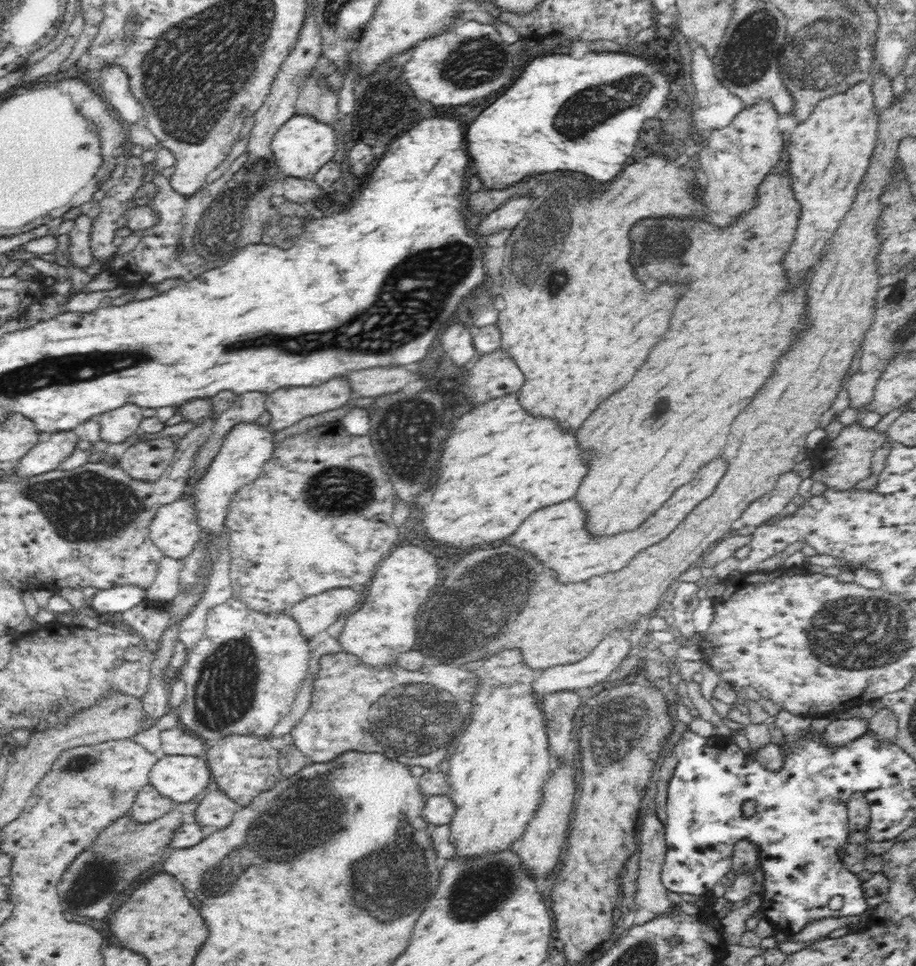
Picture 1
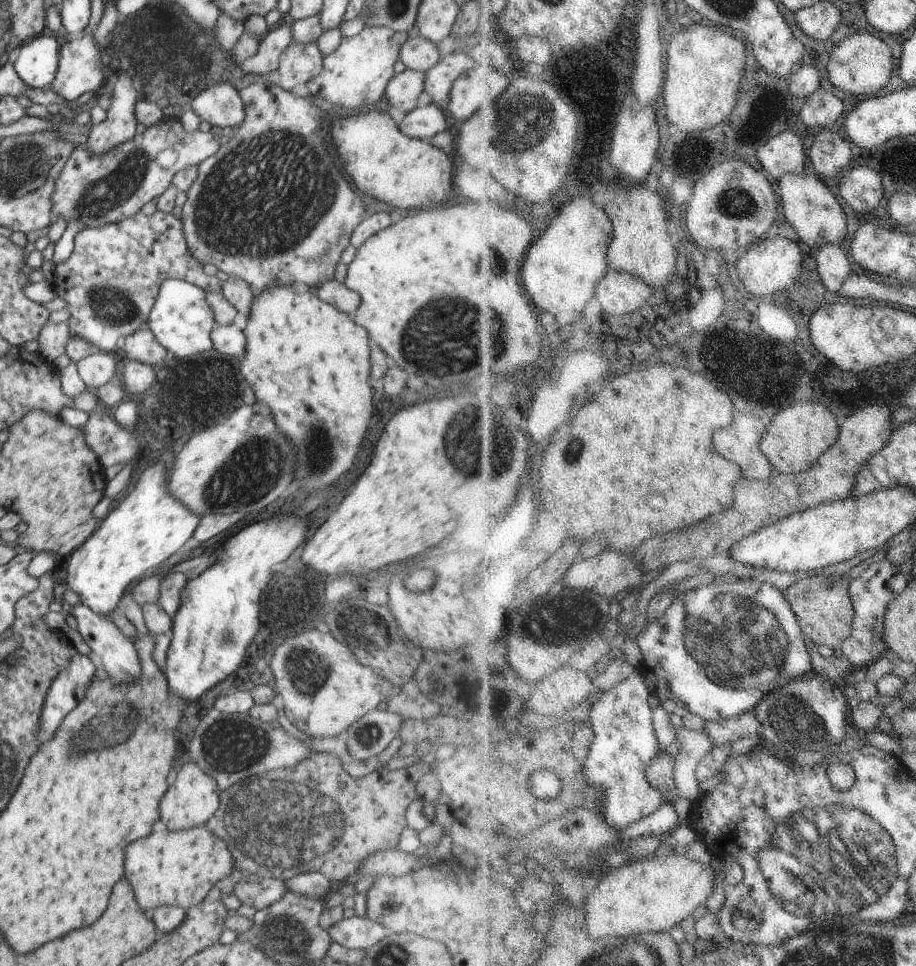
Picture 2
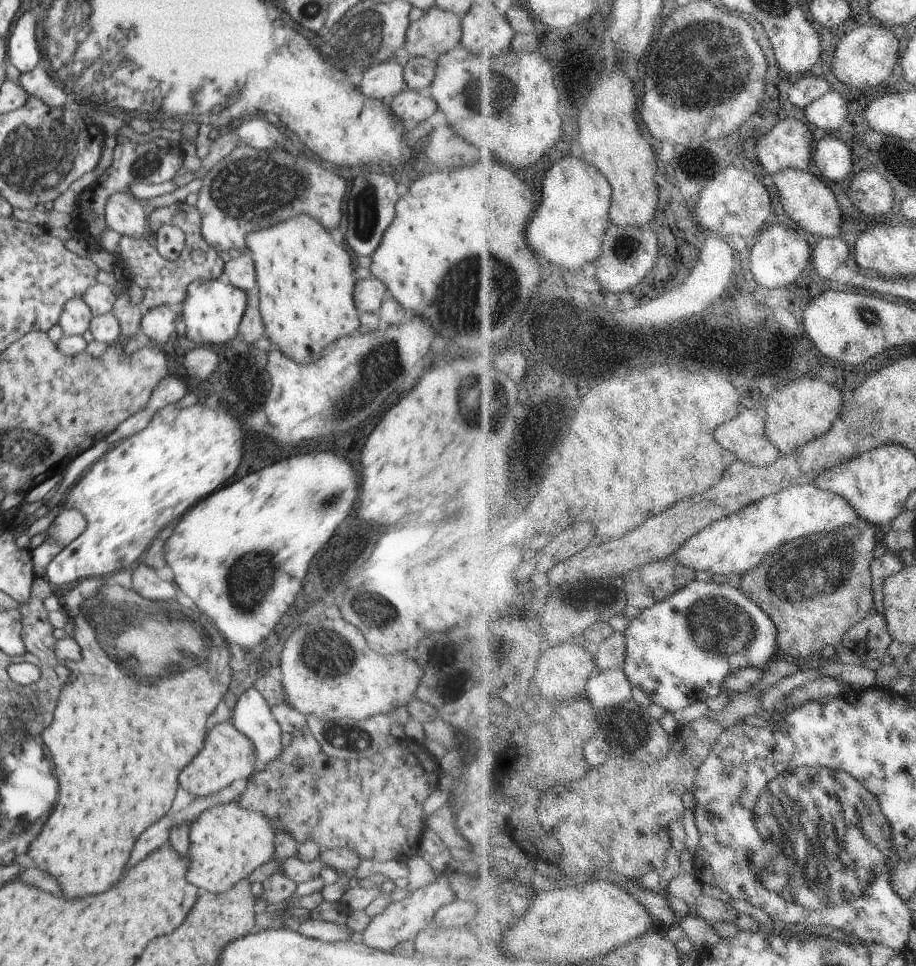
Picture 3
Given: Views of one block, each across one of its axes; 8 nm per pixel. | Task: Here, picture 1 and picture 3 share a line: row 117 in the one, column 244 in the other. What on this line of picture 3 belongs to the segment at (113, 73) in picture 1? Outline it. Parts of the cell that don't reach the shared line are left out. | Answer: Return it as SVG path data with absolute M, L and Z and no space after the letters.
M254 116L246 122L242 122L238 126L238 130L234 130L234 132L238 134L241 144L258 150L270 150L278 142L282 144L282 138L284 138L278 132L278 128L270 123L265 116Z

